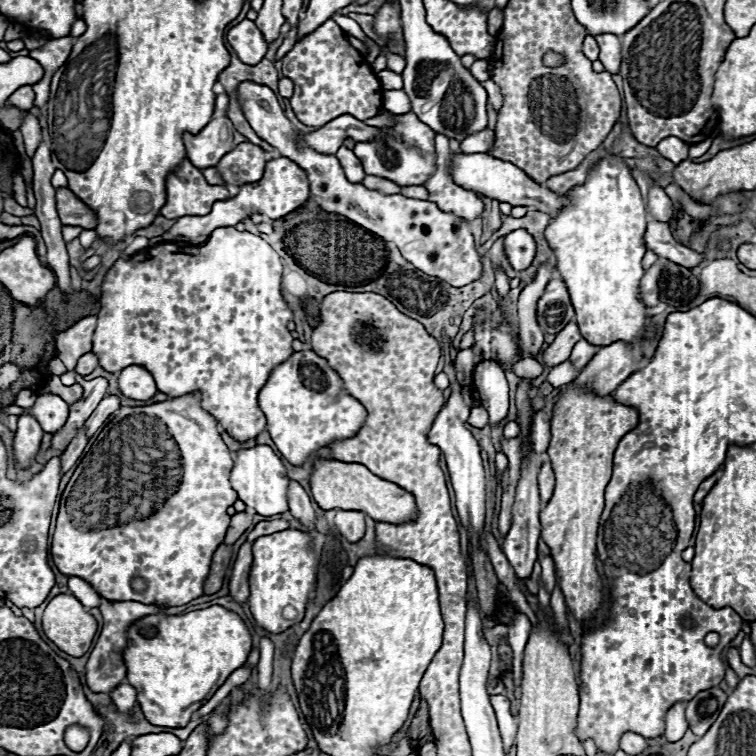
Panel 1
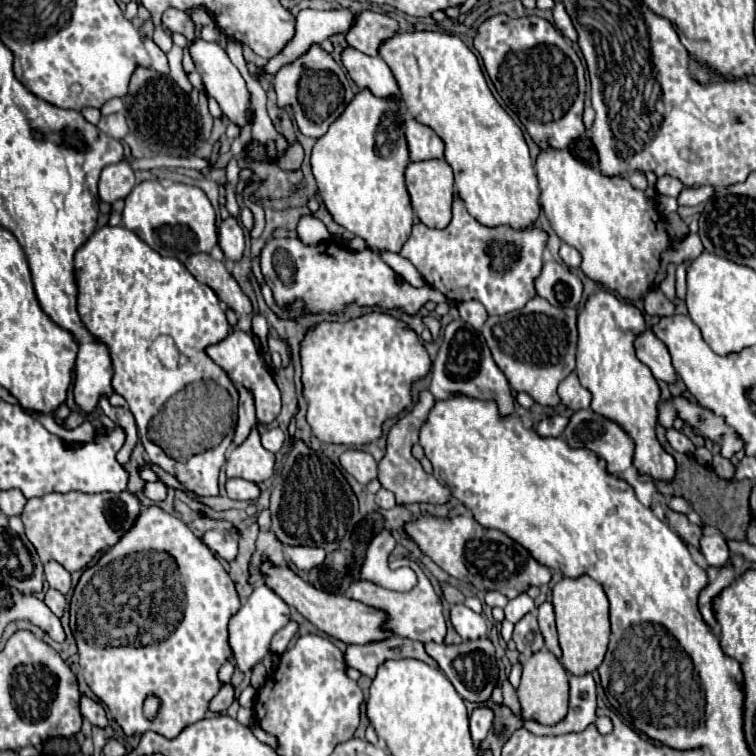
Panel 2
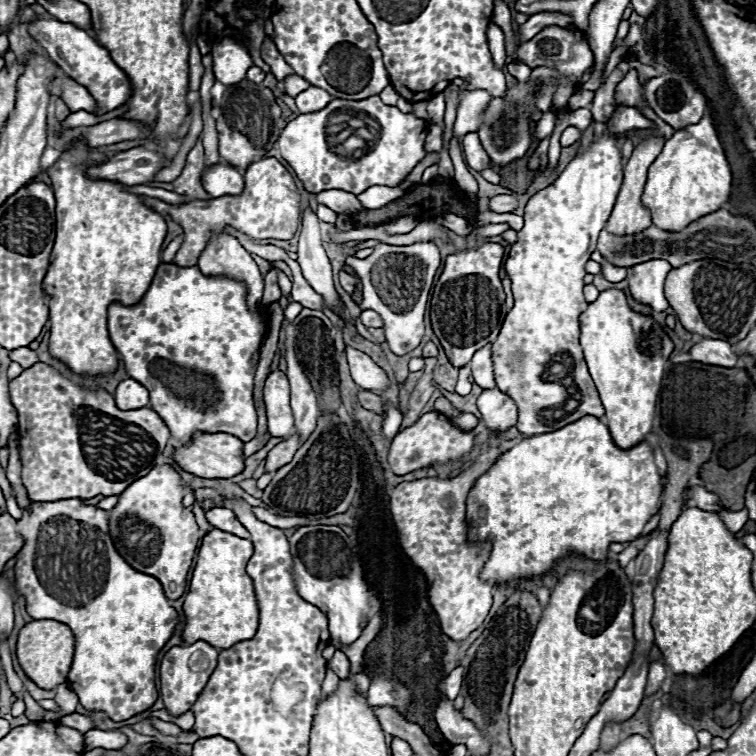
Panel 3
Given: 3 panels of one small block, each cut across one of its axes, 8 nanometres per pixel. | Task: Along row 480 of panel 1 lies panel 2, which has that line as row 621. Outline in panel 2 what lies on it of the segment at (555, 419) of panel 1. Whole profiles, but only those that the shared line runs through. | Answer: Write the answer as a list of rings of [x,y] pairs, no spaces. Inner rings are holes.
[[[564,576],[554,588],[552,588],[552,606],[556,614],[556,628],[562,648],[562,662],[570,674],[588,674],[594,672],[600,662],[604,660],[606,646],[608,646],[608,634],[610,634],[610,620],[608,620],[608,598],[602,590],[602,586],[592,580],[590,576],[578,576],[568,578]]]

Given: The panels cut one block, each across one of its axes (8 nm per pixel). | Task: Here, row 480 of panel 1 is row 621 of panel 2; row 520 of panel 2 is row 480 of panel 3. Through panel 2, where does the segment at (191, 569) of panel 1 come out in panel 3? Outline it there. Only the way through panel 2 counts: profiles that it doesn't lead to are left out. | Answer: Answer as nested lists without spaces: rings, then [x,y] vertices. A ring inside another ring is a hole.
[[[170,464],[154,466],[118,496],[118,504],[110,510],[108,518],[108,532],[118,554],[132,568],[158,578],[170,600],[178,600],[184,594],[188,572],[202,538],[192,508],[182,504],[184,490],[180,474]]]

